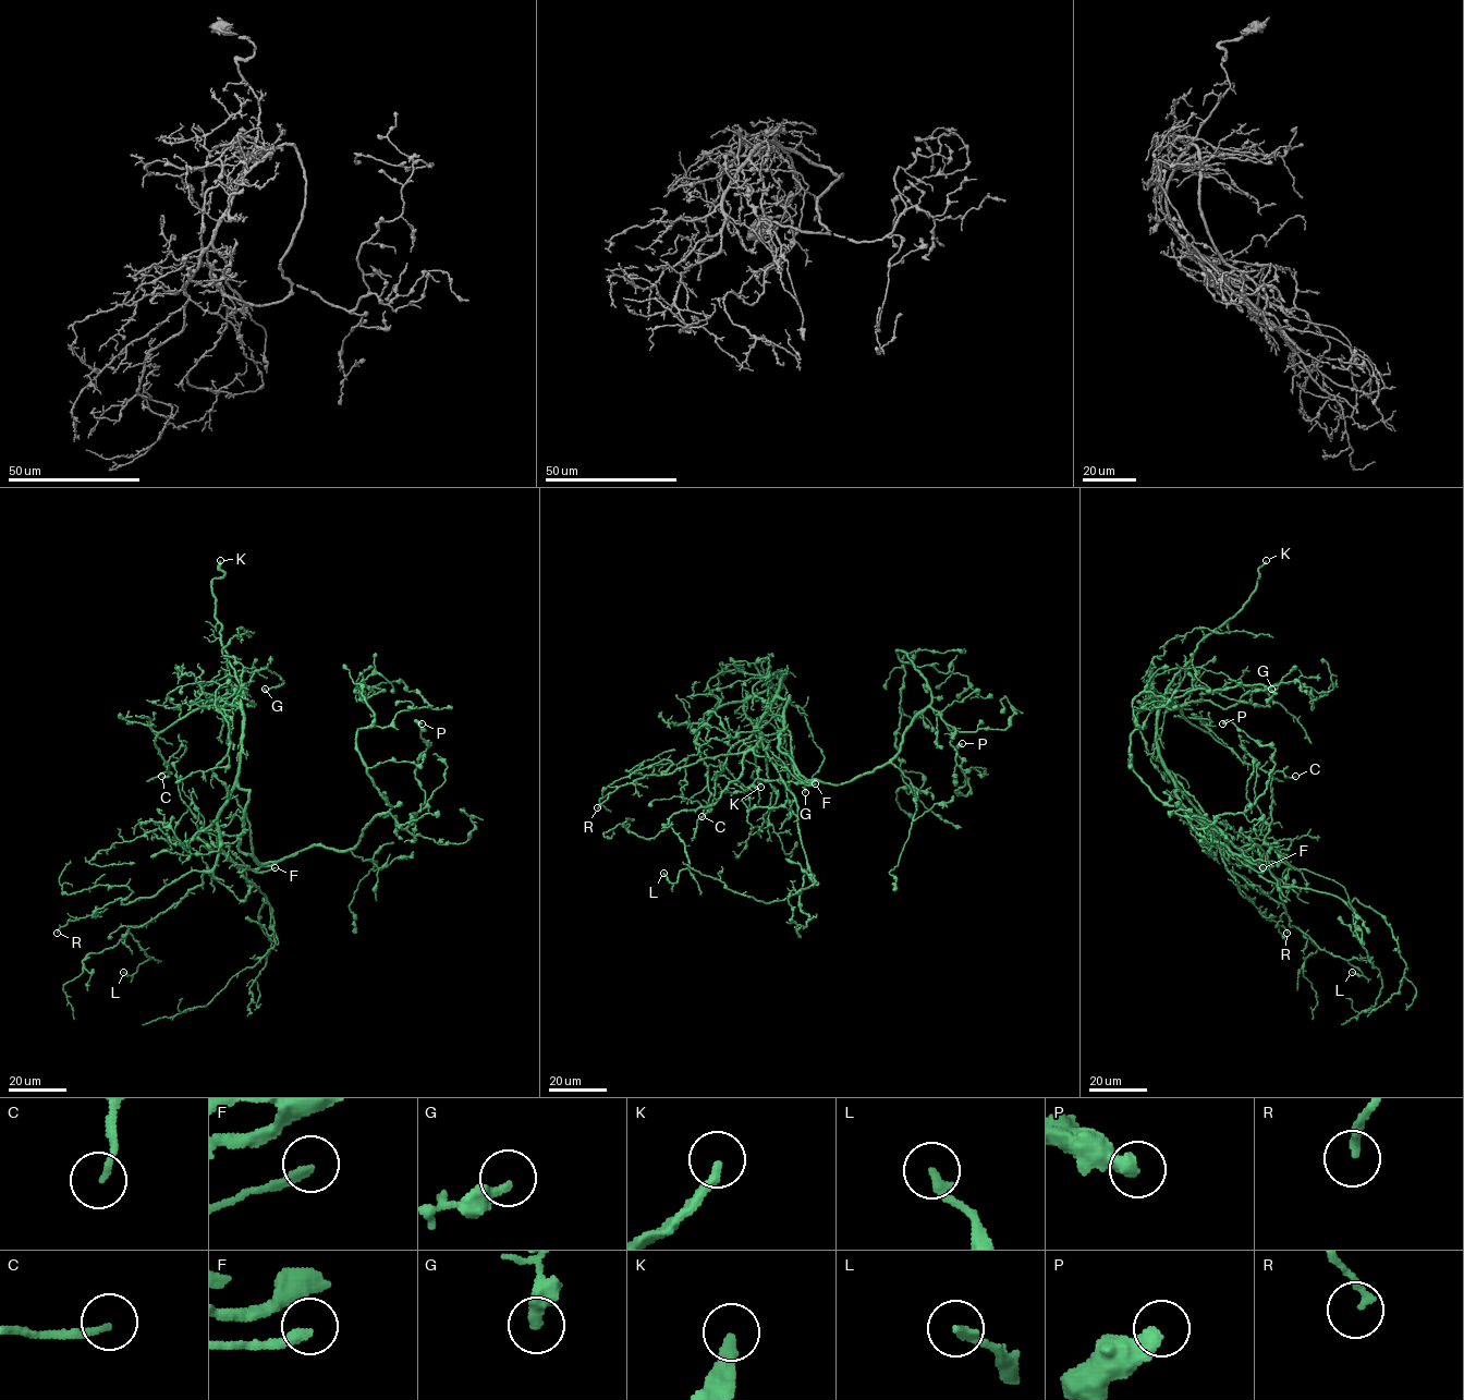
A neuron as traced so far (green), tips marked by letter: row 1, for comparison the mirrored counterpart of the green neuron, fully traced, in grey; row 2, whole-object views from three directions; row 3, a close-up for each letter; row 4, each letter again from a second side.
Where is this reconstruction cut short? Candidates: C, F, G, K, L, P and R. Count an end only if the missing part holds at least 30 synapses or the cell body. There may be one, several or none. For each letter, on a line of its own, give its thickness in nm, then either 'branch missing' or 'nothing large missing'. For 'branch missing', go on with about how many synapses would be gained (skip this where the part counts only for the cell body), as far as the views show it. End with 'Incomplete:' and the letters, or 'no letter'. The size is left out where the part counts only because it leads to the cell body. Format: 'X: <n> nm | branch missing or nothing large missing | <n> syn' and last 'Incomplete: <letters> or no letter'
C: 160 nm | nothing large missing
F: 170 nm | nothing large missing
G: 360 nm | nothing large missing
K: 300 nm | branch missing
L: 240 nm | nothing large missing
P: 480 nm | nothing large missing
R: 200 nm | nothing large missing
Incomplete: K

